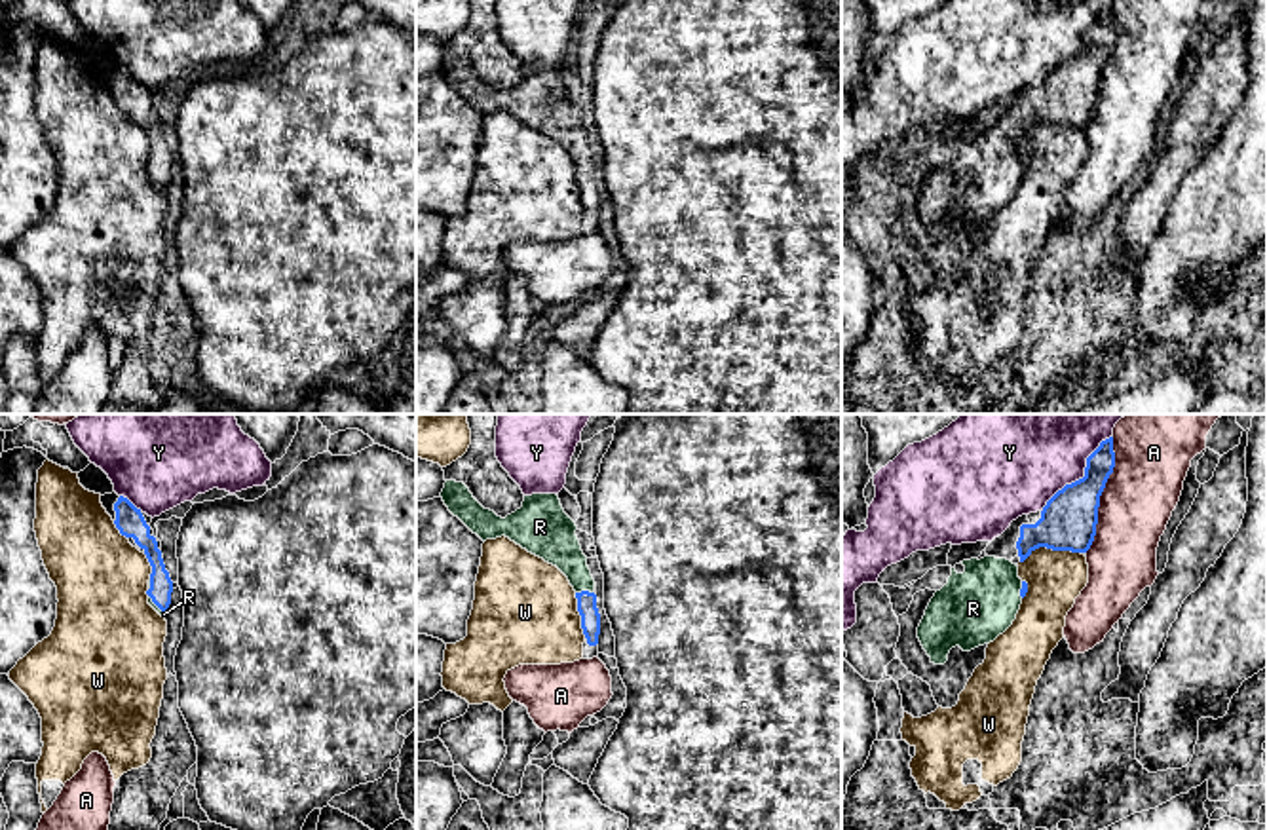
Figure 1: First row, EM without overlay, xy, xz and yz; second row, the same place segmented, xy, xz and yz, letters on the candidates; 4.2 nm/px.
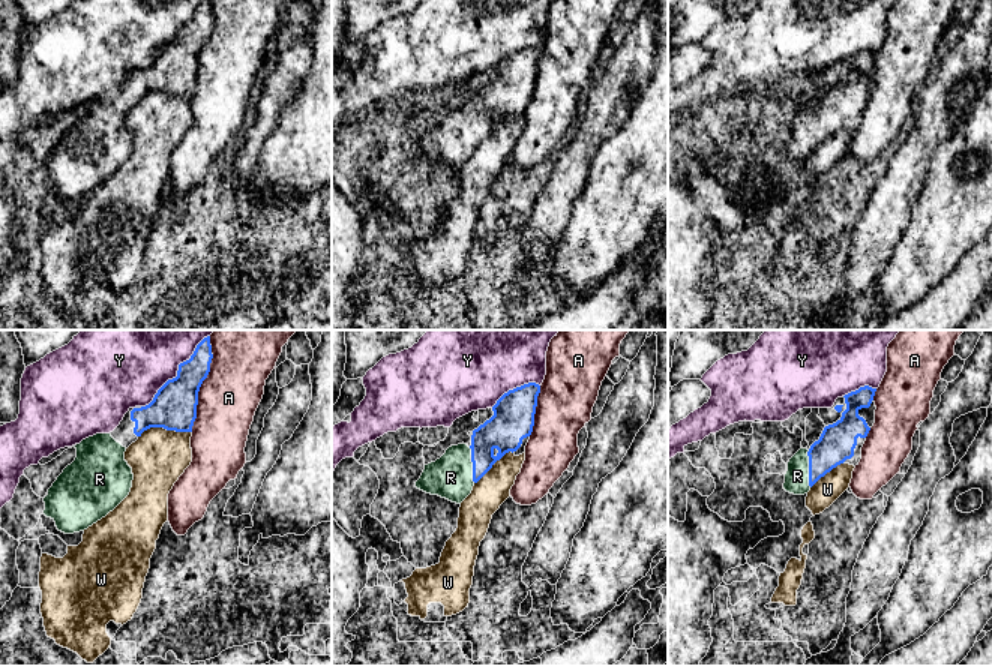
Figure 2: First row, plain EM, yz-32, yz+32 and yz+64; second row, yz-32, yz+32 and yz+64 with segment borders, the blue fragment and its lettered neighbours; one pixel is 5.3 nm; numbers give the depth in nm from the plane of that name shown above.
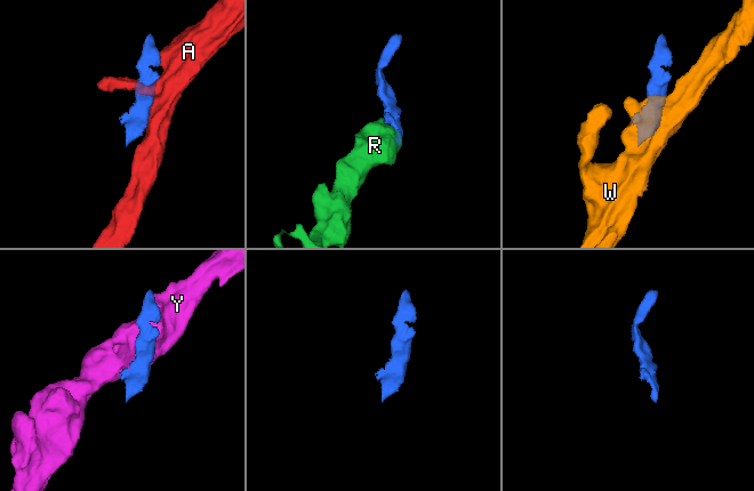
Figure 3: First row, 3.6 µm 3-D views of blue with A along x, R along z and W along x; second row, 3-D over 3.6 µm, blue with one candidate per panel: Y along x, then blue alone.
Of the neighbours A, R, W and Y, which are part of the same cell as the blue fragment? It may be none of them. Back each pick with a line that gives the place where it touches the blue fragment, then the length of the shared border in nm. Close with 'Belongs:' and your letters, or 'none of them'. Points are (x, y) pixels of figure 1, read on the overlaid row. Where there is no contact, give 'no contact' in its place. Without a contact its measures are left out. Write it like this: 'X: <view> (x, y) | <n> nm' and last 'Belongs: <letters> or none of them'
R: xz (584, 591) | 80 nm
Belongs: R

